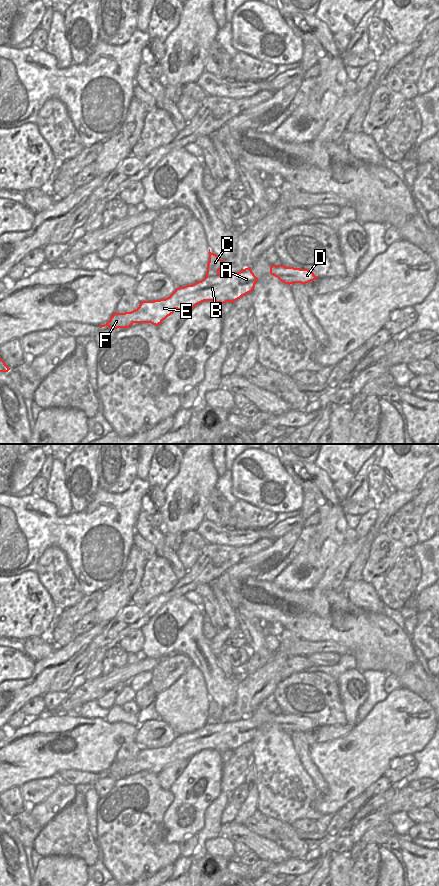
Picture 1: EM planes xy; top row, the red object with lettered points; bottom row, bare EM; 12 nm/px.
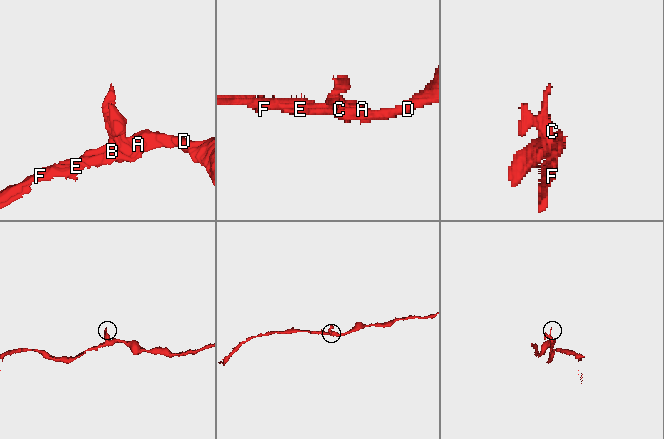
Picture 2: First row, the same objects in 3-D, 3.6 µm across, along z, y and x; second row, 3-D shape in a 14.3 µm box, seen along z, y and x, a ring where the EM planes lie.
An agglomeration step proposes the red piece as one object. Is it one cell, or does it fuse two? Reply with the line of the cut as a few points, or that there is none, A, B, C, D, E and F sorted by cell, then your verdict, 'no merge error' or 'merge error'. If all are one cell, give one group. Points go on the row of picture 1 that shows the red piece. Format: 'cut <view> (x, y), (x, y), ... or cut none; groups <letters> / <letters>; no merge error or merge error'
cut xy (219, 274), (206, 276); groups A B D E F / C; merge error

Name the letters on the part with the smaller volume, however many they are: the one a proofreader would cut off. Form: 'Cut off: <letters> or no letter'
Cut off: C

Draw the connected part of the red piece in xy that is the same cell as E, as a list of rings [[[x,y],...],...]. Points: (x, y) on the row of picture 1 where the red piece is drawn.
[[[251,267],[245,268],[240,272],[232,273],[230,275],[214,275],[214,276],[206,276],[201,281],[198,281],[192,285],[186,285],[184,287],[176,288],[175,291],[167,298],[154,300],[154,301],[141,301],[139,307],[131,312],[125,313],[116,313],[112,315],[110,320],[105,325],[100,325],[99,327],[108,326],[111,329],[117,328],[130,328],[134,323],[151,323],[155,326],[158,326],[165,320],[168,316],[174,313],[174,310],[177,309],[182,311],[184,308],[193,309],[196,305],[204,302],[204,301],[214,301],[216,303],[224,304],[226,302],[233,303],[234,301],[240,299],[242,296],[253,291],[255,284],[258,278],[254,275],[251,270]]]

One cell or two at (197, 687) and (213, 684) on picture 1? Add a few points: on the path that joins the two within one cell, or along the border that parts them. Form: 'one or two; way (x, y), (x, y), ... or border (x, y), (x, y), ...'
two; border (193, 665), (201, 672), (209, 696)

